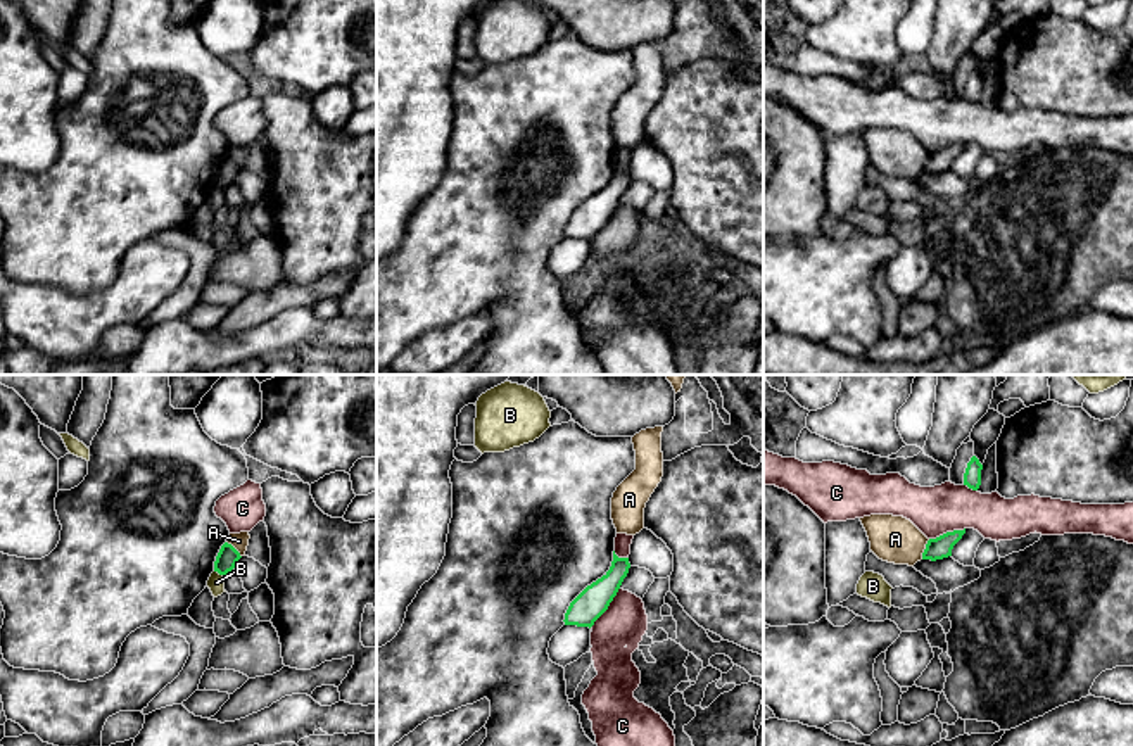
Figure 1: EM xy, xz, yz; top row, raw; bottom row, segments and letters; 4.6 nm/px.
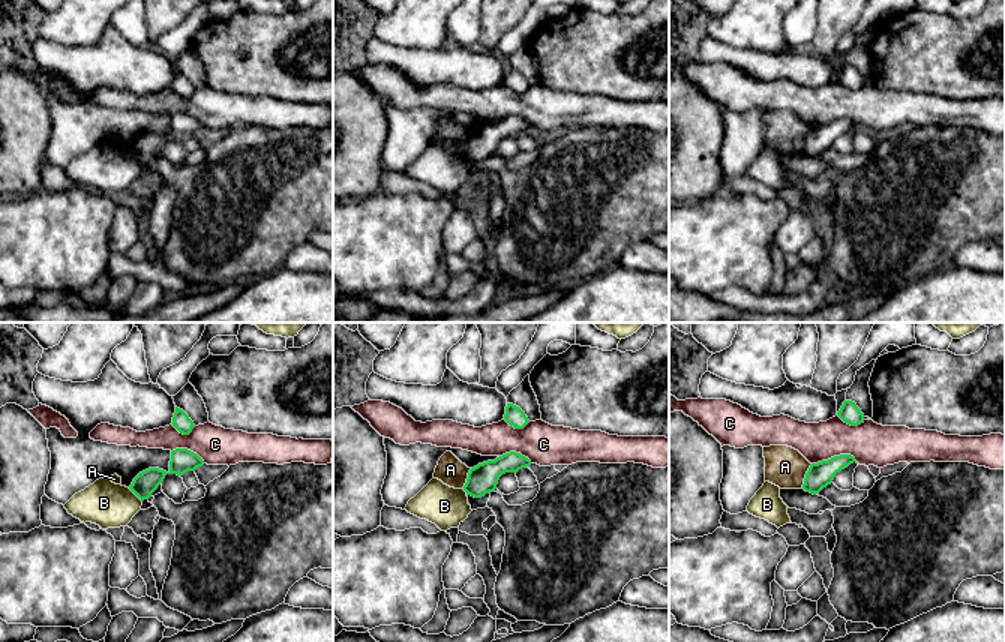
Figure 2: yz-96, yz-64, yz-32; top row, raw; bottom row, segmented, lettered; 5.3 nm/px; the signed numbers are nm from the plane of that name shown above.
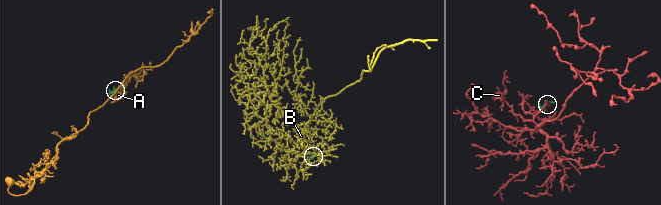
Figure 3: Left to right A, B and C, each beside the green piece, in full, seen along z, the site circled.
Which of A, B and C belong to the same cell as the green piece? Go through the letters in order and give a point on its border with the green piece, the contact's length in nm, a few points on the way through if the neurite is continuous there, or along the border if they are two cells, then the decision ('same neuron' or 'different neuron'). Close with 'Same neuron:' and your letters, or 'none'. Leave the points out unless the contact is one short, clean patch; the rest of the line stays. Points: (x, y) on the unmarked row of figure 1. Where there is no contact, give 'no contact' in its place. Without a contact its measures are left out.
A: yz (924, 163) | 100 nm | along yz (930, 152), (921, 171) | different neuron
B: xy (220, 187) | 60 nm | different neuron
C: xz (607, 221) | 240 nm | along xz (619, 201), (608, 221), (589, 240) | different neuron
Same neuron: none

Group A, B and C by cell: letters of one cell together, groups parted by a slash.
A / B / C

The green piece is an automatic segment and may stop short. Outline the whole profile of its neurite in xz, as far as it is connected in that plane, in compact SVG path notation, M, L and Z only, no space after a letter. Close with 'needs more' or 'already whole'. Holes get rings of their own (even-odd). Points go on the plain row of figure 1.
M613 164L610 183L587 199L568 219L565 238L592 240L608 223L630 181L629 171L618 171Z | already whole

